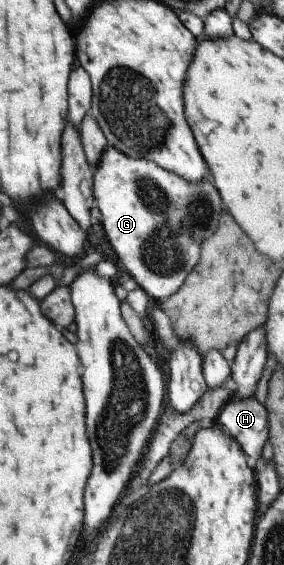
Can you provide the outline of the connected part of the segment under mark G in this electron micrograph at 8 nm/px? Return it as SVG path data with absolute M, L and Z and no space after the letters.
M114 146L103 149L97 167L92 170L92 196L94 206L101 213L100 224L106 239L119 263L149 298L156 303L173 295L185 281L187 273L199 261L199 245L215 233L219 221L219 195L213 189L211 179L189 183L171 171L147 161L143 157L132 158L117 151Z

